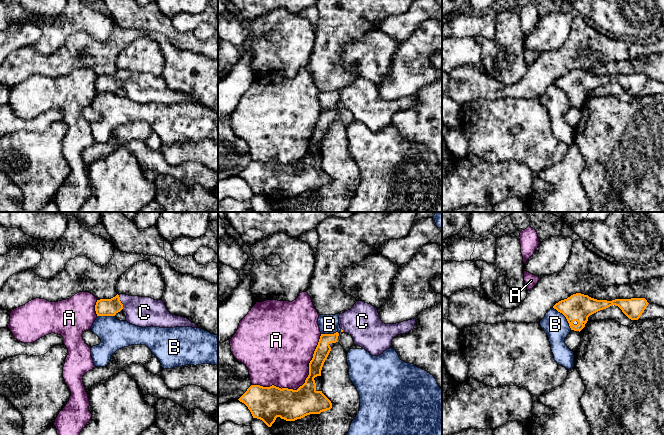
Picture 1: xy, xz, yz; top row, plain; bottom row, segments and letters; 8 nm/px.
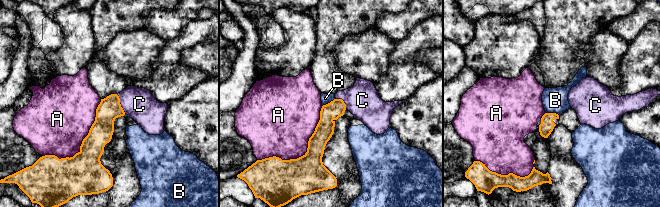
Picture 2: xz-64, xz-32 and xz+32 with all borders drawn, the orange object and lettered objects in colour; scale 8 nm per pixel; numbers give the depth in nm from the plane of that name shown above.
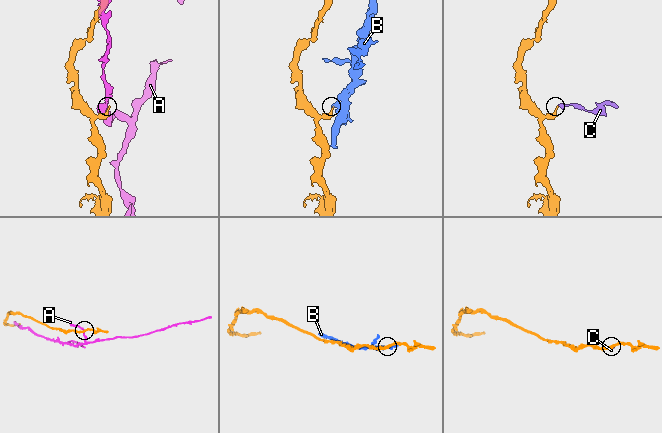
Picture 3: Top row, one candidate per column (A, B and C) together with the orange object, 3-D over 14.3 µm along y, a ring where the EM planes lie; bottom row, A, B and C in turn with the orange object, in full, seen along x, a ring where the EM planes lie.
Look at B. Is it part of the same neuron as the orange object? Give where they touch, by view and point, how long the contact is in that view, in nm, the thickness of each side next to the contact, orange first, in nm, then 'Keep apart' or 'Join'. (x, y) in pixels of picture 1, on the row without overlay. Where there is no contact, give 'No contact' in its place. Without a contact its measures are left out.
Touches orange at yz (565, 92). Shared border 240 nm. Thickness 220 nm (orange) against 200 nm. Keep apart

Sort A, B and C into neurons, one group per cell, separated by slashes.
A / B / C

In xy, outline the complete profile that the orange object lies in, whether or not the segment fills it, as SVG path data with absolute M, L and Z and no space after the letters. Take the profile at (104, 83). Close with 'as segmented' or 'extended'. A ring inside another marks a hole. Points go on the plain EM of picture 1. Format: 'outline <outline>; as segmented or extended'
outline M117 70L111 75L97 76L95 81L97 92L115 92L121 86L126 92L126 97L138 103L198 104L189 95L171 90L162 76L149 73Z; extended

